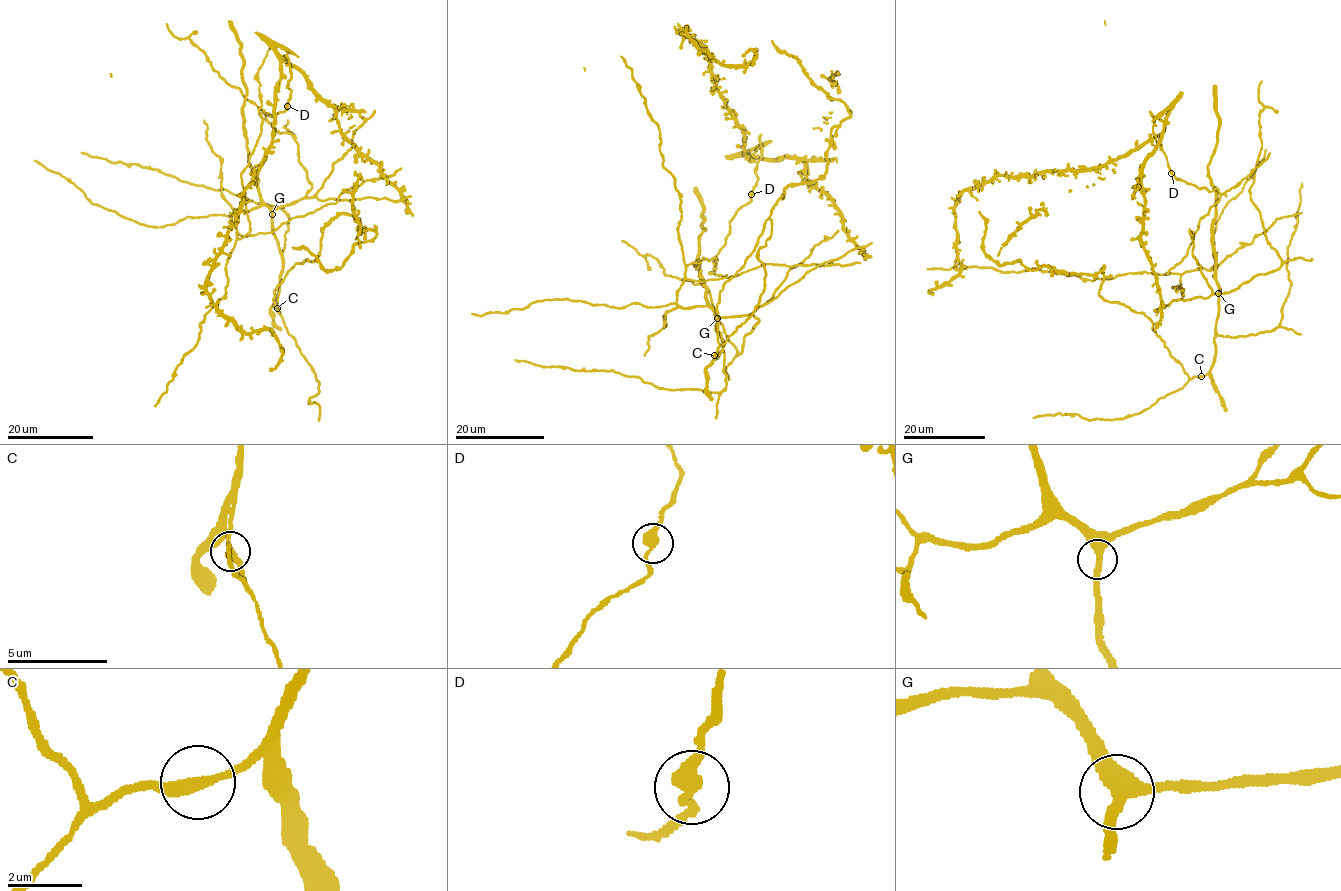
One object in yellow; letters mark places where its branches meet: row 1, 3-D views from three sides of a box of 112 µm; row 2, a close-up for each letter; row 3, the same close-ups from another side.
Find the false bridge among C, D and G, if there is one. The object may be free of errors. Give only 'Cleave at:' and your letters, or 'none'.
Cleave at: none

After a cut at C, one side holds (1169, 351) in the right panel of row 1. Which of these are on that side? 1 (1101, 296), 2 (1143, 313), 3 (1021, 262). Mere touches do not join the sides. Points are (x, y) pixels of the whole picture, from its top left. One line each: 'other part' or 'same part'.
1: same part
2: same part
3: same part

